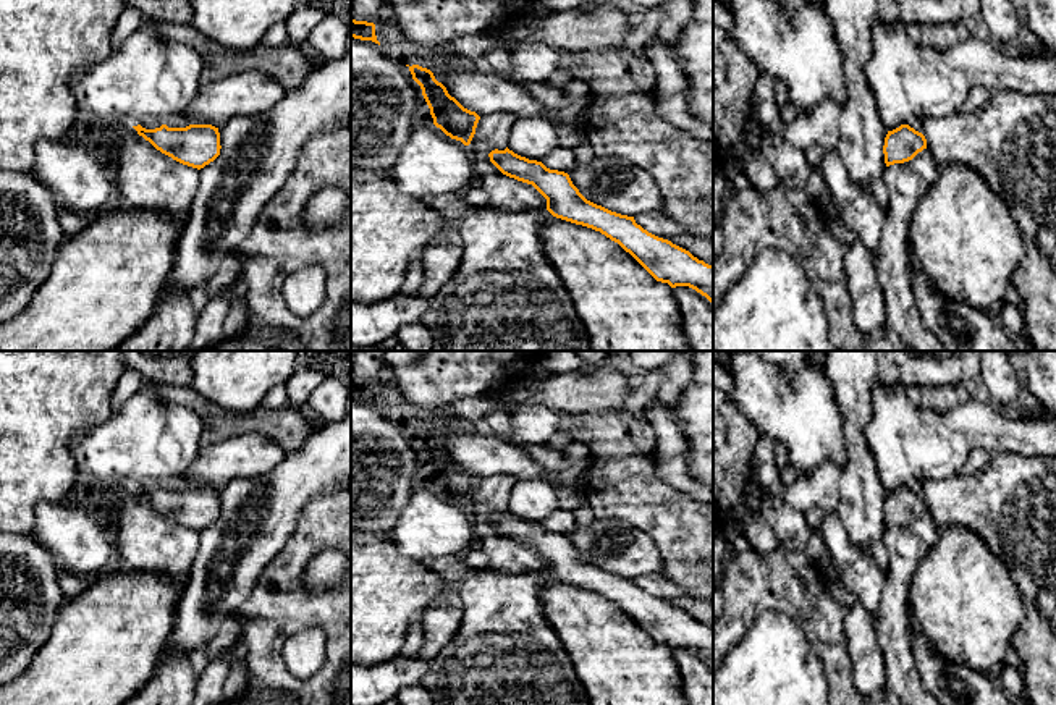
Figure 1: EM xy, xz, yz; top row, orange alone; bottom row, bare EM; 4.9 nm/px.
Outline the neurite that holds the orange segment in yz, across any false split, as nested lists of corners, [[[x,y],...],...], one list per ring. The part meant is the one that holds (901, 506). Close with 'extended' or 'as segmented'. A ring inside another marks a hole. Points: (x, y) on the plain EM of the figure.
[[[909,487],[888,493],[883,516],[886,529],[912,522],[919,514],[927,511],[927,501],[922,495]]] | as segmented

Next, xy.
[[[137,487],[133,490],[162,516],[197,532],[220,517],[220,495],[212,487],[189,487],[186,490],[162,487],[155,492]]] | as segmented

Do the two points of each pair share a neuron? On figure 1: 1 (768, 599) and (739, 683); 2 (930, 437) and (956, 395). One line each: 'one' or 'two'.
1: two
2: two

